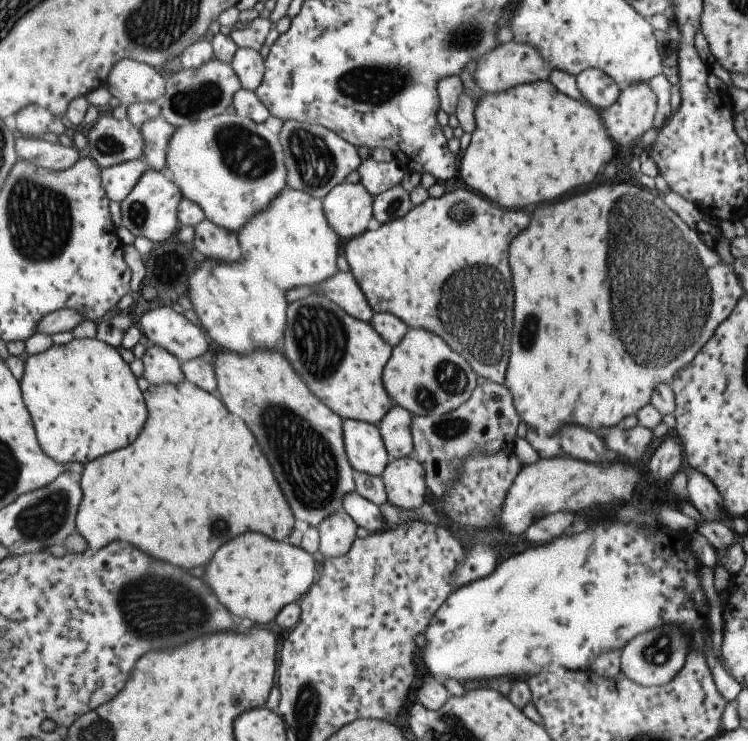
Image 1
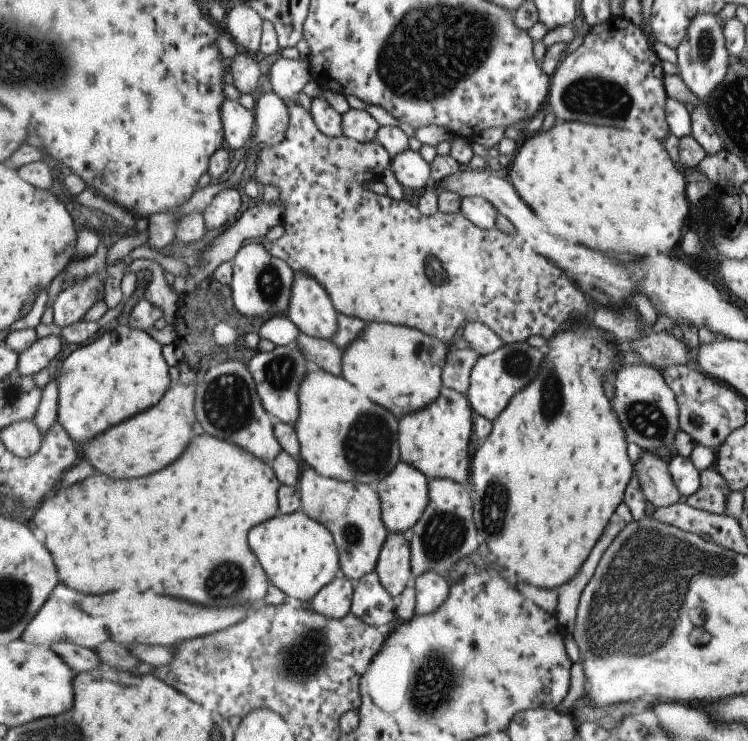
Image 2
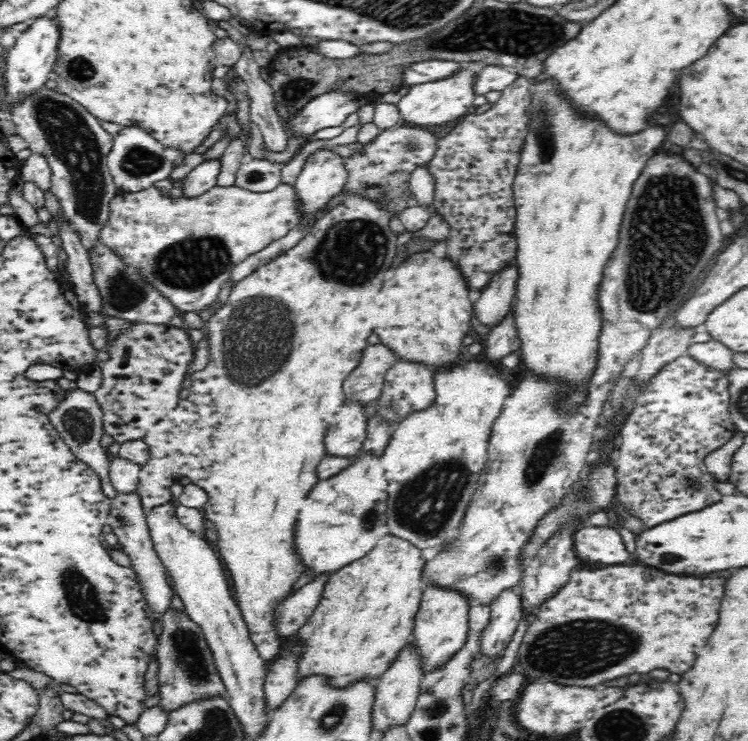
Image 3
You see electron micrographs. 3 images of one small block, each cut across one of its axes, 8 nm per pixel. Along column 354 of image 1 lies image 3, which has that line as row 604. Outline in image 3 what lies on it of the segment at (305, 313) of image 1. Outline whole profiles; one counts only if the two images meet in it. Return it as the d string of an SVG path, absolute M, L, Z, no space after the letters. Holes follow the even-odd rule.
M383 534L378 538L375 547L361 559L327 576L316 610L302 628L284 639L281 654L276 660L298 649L298 652L294 652L297 664L295 679L298 683L310 676L321 676L325 678L325 684L333 690L346 690L356 682L373 684L386 670L390 670L411 642L411 632L424 593L421 572L425 562L419 548L395 536Z

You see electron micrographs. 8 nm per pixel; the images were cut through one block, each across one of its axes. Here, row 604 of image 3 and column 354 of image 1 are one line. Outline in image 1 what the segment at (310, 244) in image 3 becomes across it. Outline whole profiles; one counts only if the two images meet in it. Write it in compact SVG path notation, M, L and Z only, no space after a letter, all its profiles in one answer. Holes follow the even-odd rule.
M459 188L440 198L429 198L414 207L405 218L350 239L345 246L344 257L375 313L387 312L401 318L411 329L423 328L447 338L447 342L465 356L479 377L505 385L507 368L510 367L515 308L509 244L529 226L529 222L531 216L525 210L505 210L485 200L484 196Z

